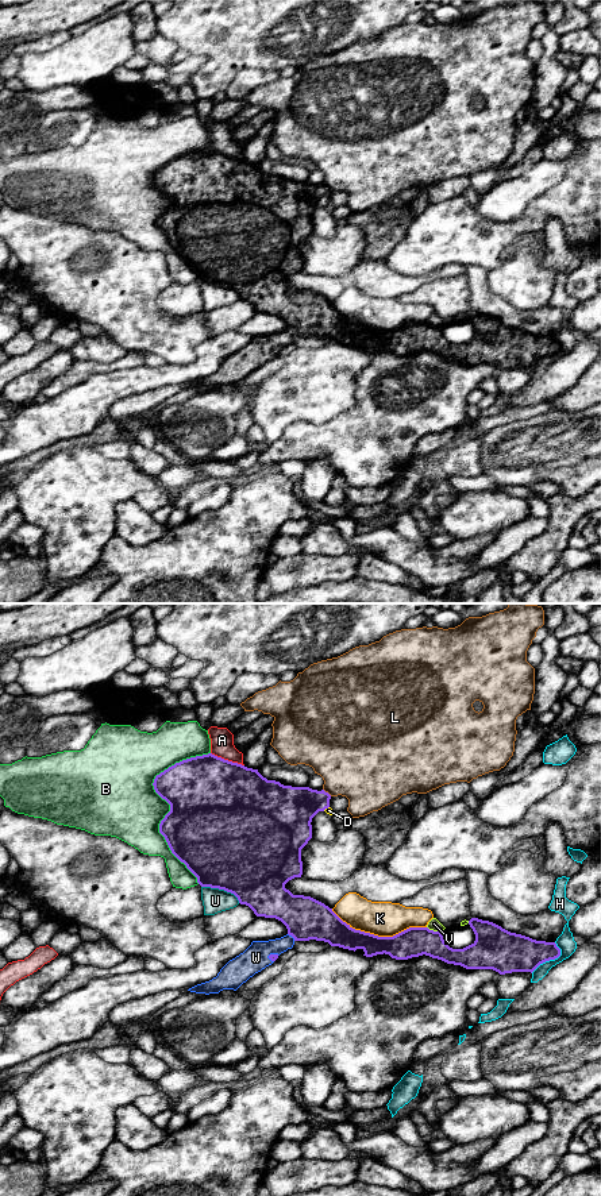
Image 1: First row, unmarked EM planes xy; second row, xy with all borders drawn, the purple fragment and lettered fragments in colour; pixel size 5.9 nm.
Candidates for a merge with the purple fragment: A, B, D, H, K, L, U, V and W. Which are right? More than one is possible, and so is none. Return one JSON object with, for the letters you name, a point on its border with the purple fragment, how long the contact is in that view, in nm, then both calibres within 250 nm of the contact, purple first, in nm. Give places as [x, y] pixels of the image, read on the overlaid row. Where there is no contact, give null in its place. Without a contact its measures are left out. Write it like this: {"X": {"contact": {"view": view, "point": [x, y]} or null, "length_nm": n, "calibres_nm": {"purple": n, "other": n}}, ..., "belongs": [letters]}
{"W": {"contact": {"view": "xy", "point": [292, 936]}, "length_nm": 60, "calibres_nm": {"purple": 260, "other": 150}}, "belongs": ["W"]}

